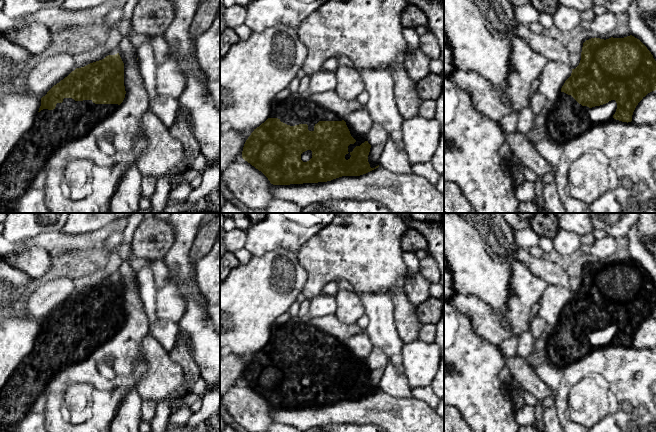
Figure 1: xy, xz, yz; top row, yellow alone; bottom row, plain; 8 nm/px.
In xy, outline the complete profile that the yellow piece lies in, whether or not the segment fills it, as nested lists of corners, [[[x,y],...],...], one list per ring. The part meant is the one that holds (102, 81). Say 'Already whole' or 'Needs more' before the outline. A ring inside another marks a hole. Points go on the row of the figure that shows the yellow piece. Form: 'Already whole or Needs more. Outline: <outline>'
Needs more. Outline: [[[119,53],[108,55],[102,60],[76,68],[67,77],[54,85],[41,98],[41,106],[32,127],[22,136],[0,166],[0,213],[12,213],[10,207],[28,189],[32,188],[32,182],[39,172],[45,170],[50,156],[64,144],[88,134],[123,102],[125,94],[124,63]]]

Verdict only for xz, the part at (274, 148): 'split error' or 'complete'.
split error

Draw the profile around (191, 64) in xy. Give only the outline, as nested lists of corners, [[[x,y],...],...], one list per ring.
[[[181,57],[181,61],[186,65],[186,67],[192,72],[198,75],[200,70],[197,66],[197,61],[194,59],[186,59],[185,57]]]

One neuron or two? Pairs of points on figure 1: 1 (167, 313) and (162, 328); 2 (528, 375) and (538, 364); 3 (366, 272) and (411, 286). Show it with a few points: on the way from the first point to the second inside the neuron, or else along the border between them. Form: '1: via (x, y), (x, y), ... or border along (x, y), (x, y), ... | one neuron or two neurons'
1: border along (158, 319), (177, 323) | two neurons
2: border along (526, 358), (534, 373), (548, 387) | two neurons
3: border along (404, 279), (403, 292), (414, 305) | two neurons

